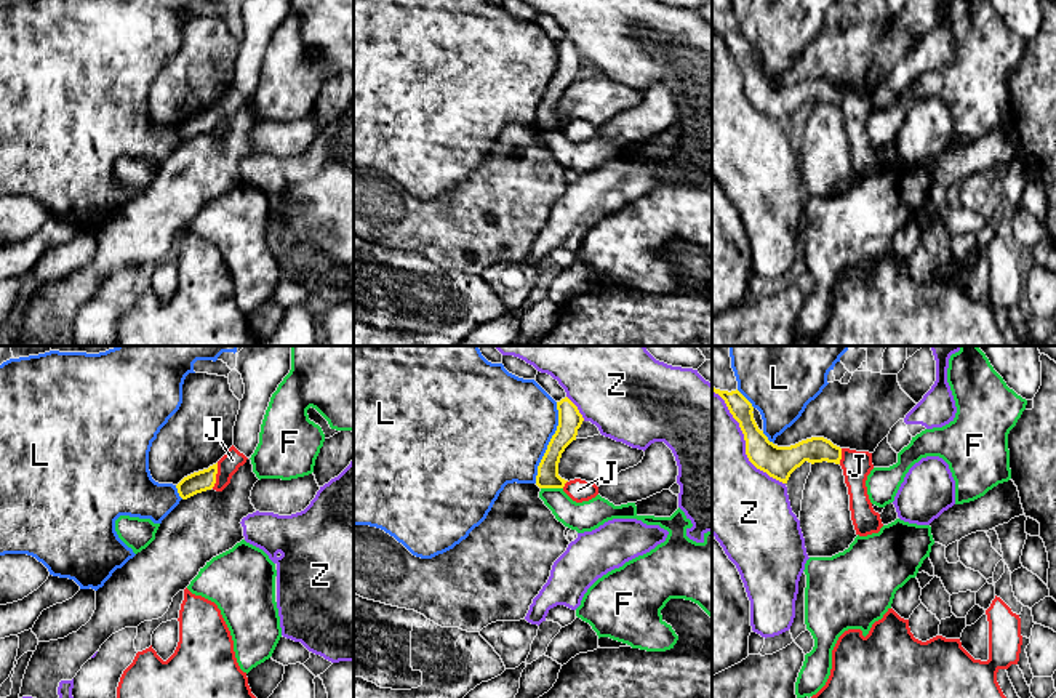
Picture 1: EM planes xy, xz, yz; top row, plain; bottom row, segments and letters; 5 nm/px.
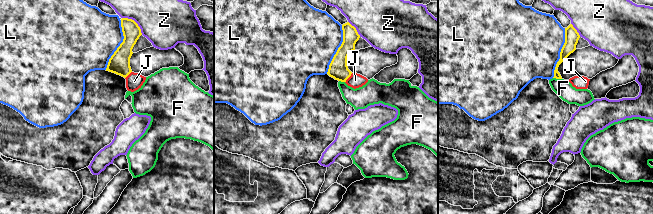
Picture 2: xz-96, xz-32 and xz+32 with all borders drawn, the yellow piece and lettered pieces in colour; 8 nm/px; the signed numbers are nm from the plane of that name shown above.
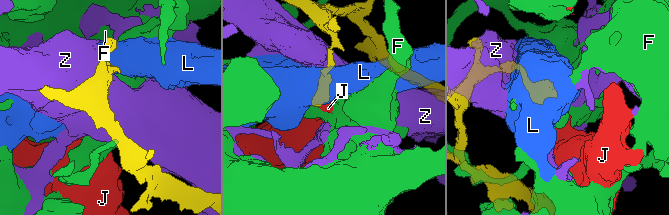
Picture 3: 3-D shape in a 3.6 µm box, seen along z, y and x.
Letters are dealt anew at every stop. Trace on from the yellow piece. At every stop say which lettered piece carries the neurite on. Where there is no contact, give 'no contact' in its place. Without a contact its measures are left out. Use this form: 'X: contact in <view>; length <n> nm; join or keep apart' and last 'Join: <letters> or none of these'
F: contact in xz; length 110 nm; keep apart
J: contact in xy; length 130 nm; keep apart
L: contact in xz; length 420 nm; keep apart
Z: contact in yz; length 600 nm; keep apart
Join: none of these

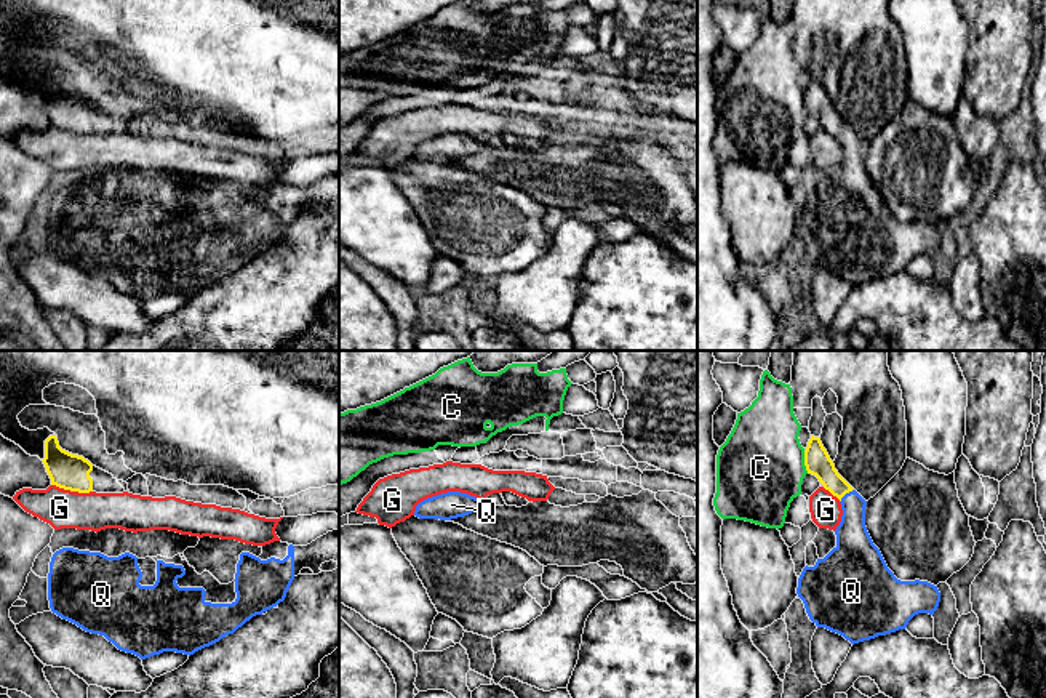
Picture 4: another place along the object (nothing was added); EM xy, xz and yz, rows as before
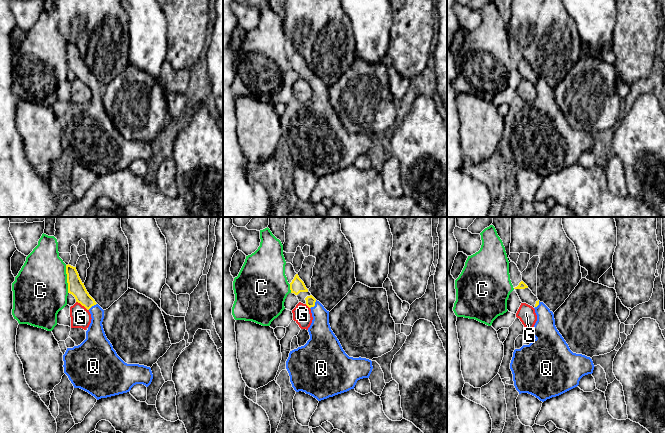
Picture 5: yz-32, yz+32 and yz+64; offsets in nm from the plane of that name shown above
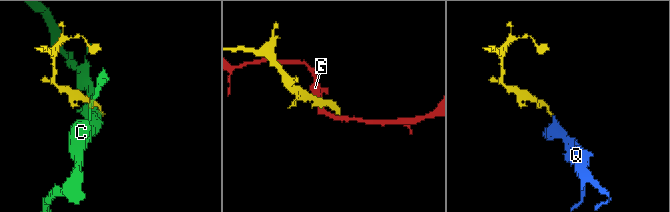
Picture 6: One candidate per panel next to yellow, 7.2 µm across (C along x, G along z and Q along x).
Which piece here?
C: contact in yz; length 120 nm; keep apart
G: contact in xy; length 220 nm; keep apart
Q: contact in yz; length 100 nm; join
Join: Q

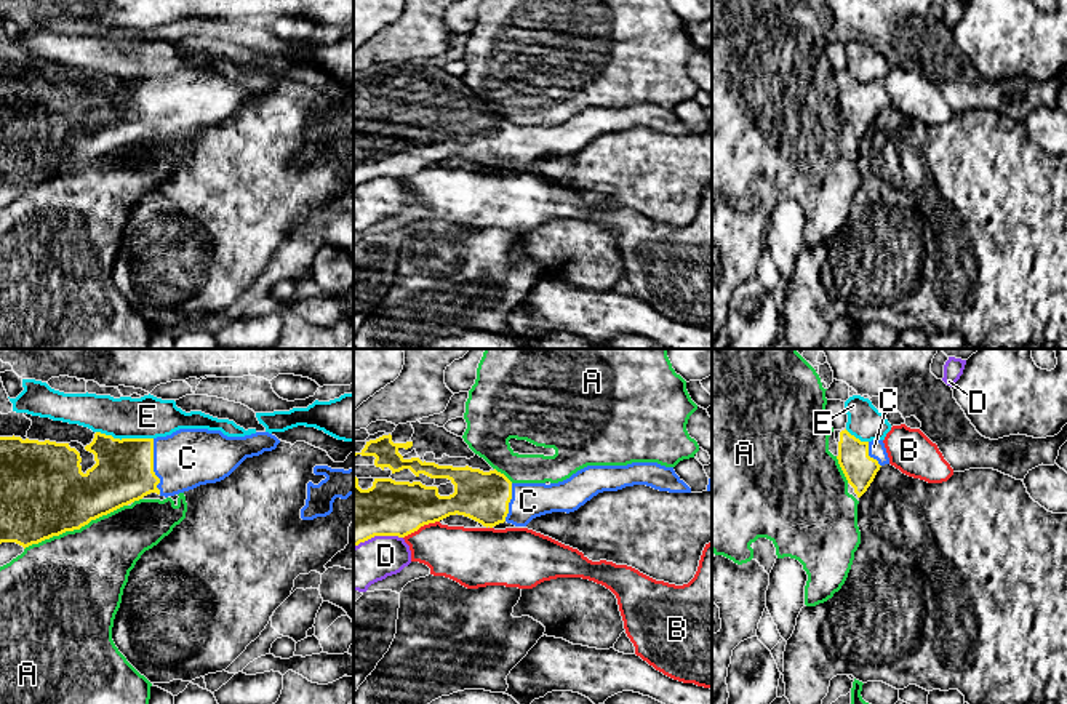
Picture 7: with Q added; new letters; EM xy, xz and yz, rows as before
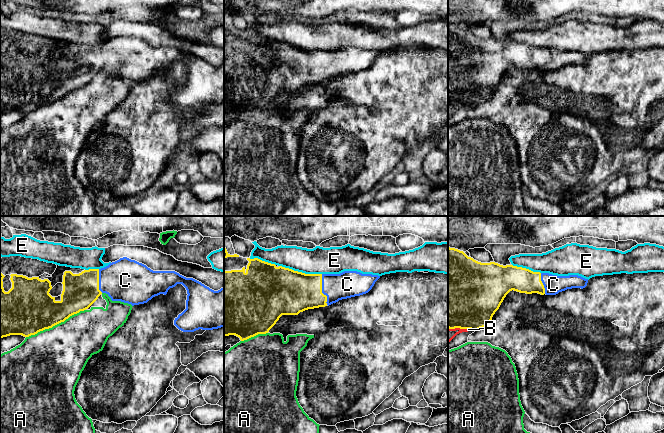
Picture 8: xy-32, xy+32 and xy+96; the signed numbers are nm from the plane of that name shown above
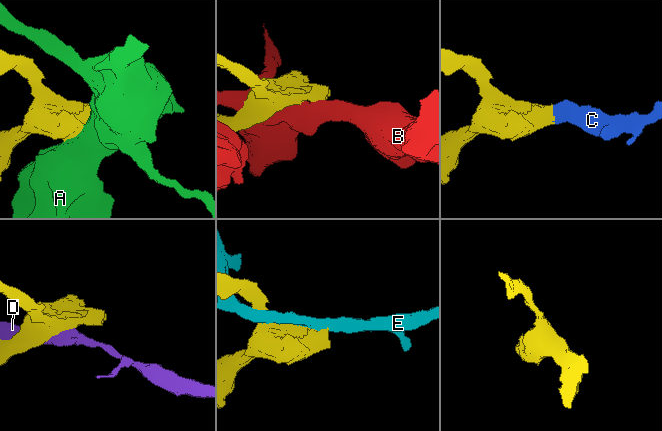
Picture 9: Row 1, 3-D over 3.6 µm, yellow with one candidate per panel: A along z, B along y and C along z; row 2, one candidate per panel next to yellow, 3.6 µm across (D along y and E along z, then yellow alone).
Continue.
A: contact in xy; length 550 nm; keep apart
B: contact in xz; length 200 nm; keep apart
C: contact in xy; length 280 nm; join
D: contact in xz; length 260 nm; keep apart
E: contact in xy; length 300 nm; keep apart
Join: C

